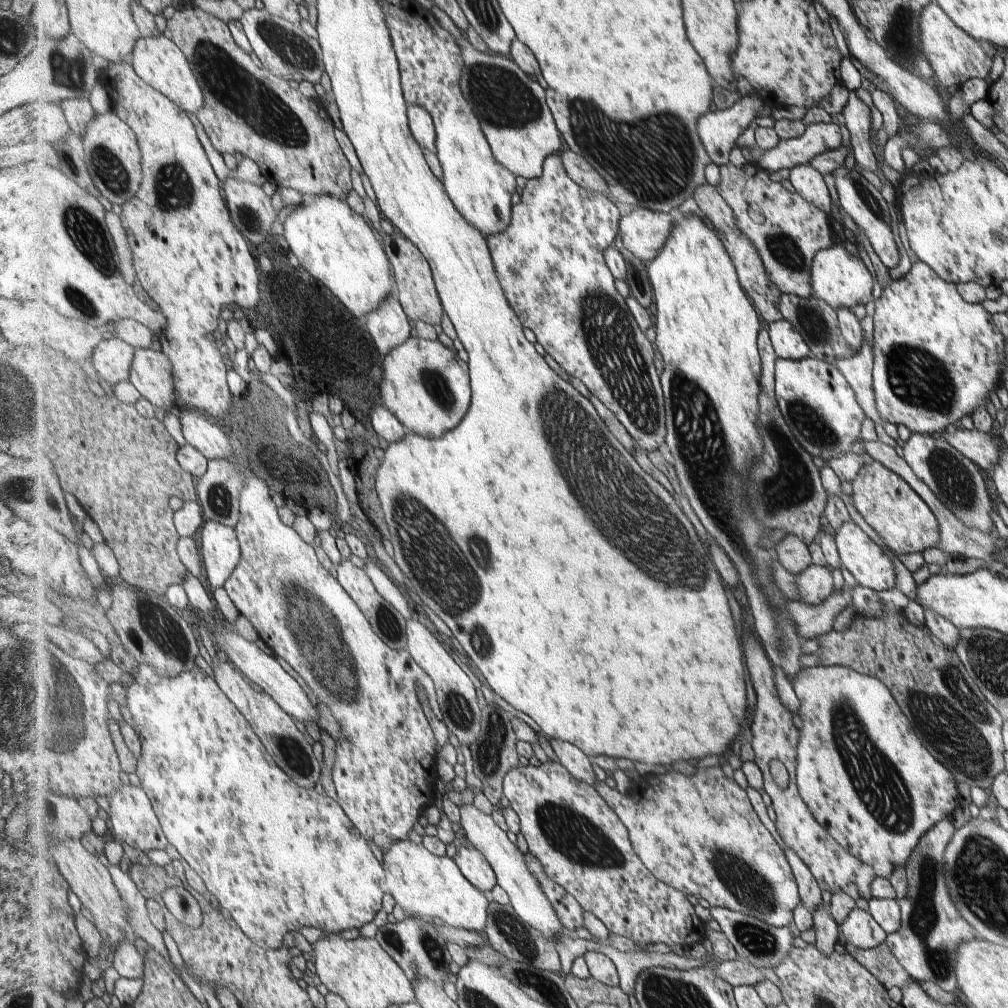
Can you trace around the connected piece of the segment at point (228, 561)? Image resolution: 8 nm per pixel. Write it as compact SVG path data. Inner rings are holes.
M208 520L201 531L203 565L211 589L223 587L243 558L237 530Z

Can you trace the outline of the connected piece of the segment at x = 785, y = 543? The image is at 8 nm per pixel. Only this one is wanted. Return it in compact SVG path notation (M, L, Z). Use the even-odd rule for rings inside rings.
M787 534L786 537L779 542L779 546L775 551L775 558L791 572L791 574L801 574L805 572L811 563L811 552L809 552L809 544L798 536Z

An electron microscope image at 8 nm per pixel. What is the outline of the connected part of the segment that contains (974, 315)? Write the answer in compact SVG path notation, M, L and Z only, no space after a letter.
M913 262L910 266L908 272L906 272L897 280L890 282L889 286L881 289L881 296L879 299L874 301L870 308L874 315L875 330L873 332L874 340L874 366L873 370L873 386L875 386L875 396L877 396L877 408L879 408L879 418L881 418L881 423L891 422L895 425L903 424L907 430L911 433L925 433L934 436L939 436L945 427L957 426L959 420L963 416L971 416L973 410L978 408L986 408L986 402L991 401L987 398L987 394L991 392L993 395L992 401L995 402L995 390L1000 386L995 386L997 384L997 376L999 376L999 370L1003 366L1005 370L1005 358L1003 358L1003 346L1006 345L1006 338L995 328L993 320L991 320L991 314L985 312L984 308L981 308L981 304L969 304L965 302L955 284L951 284L946 280L939 278L938 274L935 274L934 270L931 270L927 264L923 262Z

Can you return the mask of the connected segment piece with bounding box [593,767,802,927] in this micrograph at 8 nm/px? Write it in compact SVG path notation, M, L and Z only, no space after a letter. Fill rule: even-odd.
M704 767L693 768L695 774L687 776L687 774L681 774L681 772L667 772L666 774L649 774L642 776L641 780L637 780L635 784L632 784L629 788L629 792L621 794L615 789L612 783L597 780L593 784L593 788L605 798L605 802L609 806L613 807L613 810L622 818L623 824L627 826L627 830L630 831L631 846L635 850L635 854L641 858L641 862L647 866L649 870L655 875L655 878L666 882L669 886L675 887L677 890L687 894L687 896L695 896L698 898L704 898L711 907L725 907L733 911L739 911L747 916L759 918L776 927L787 927L794 925L794 912L798 909L798 906L802 904L802 898L800 895L800 888L798 885L798 879L795 878L794 870L789 862L784 848L779 846L779 842L775 840L775 836L765 828L765 824L761 822L759 814L755 812L745 788L741 788L735 778L729 778L725 774L725 770L719 767Z

